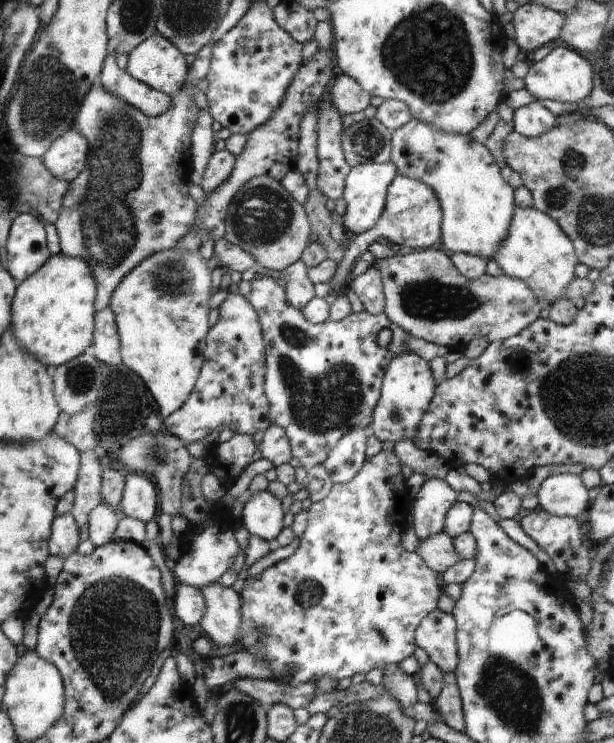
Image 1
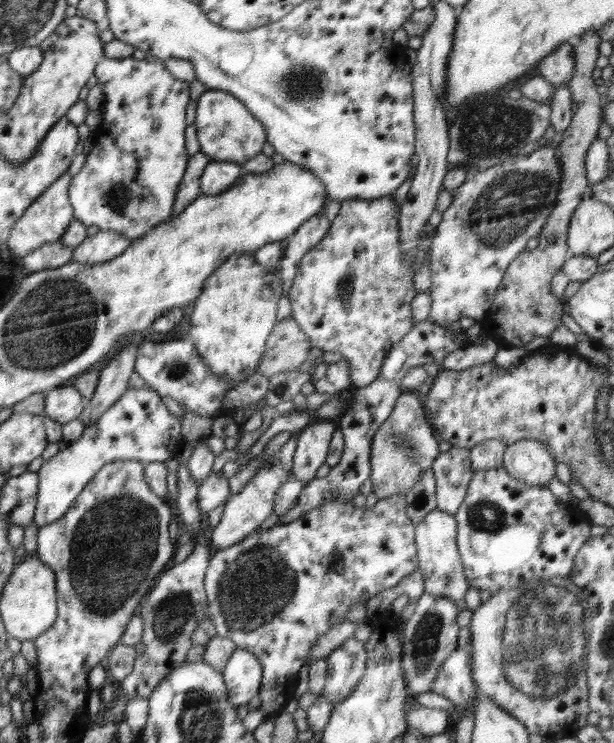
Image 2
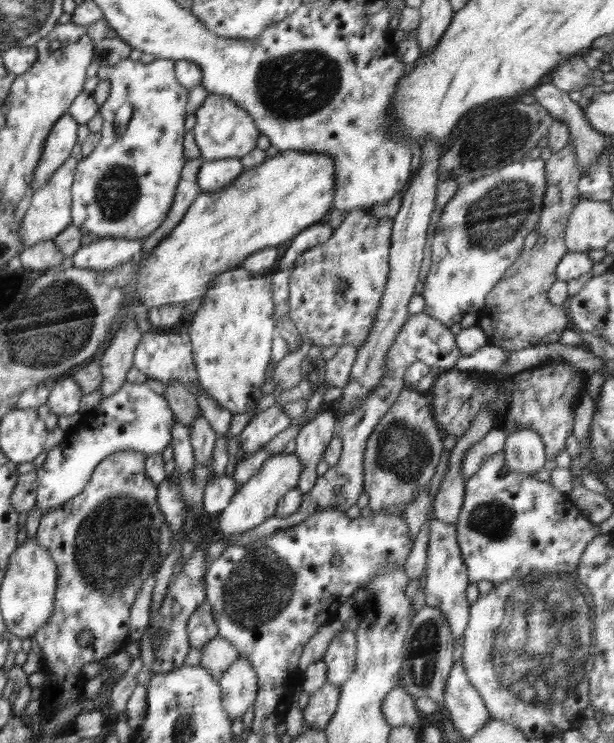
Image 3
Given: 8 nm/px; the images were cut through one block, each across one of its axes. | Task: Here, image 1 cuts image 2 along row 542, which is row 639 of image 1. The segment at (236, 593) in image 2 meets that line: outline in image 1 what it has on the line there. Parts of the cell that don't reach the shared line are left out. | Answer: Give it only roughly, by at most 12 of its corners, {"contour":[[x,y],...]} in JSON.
{"contour":[[396,453],[305,504],[240,650],[297,687],[398,665],[438,606]]}

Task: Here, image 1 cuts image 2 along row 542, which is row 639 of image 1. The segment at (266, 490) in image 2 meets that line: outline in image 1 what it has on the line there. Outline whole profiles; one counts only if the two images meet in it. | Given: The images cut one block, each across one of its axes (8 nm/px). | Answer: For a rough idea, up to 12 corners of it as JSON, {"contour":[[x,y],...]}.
{"contour":[[218,581],[201,593],[197,628],[216,647],[238,643],[240,595]]}

